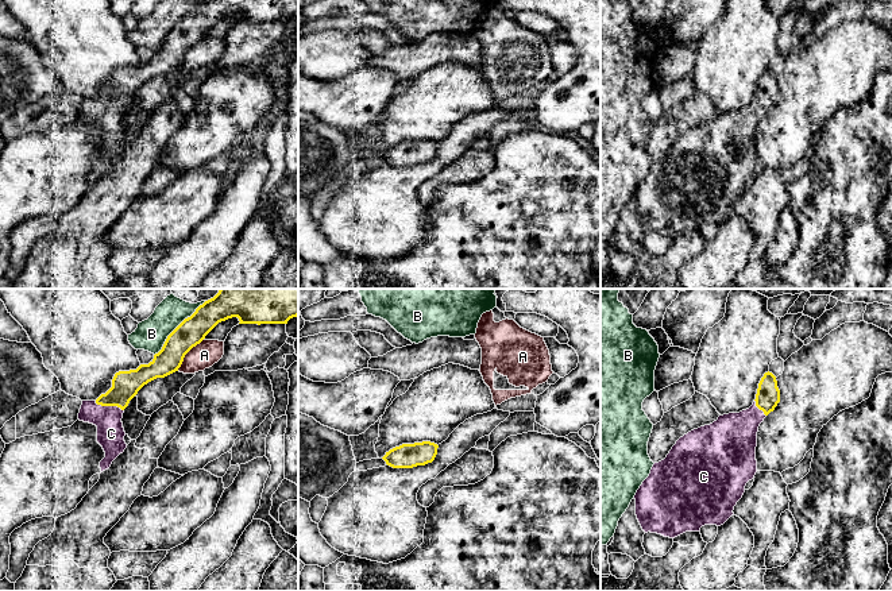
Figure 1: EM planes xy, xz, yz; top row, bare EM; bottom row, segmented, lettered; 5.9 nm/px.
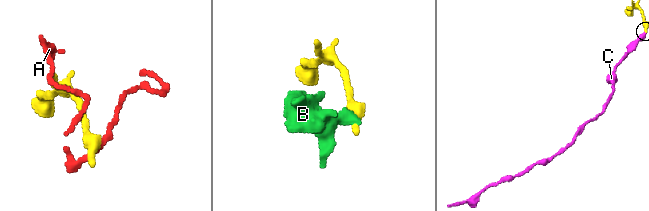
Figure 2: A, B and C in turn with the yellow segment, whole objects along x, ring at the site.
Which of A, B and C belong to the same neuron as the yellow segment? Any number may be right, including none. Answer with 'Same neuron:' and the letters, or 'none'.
Same neuron: C

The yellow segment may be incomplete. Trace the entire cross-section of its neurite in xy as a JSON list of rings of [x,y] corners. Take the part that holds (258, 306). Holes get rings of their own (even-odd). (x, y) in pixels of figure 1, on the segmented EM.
[[[220,289],[213,298],[200,305],[167,336],[162,349],[154,355],[148,364],[140,364],[136,370],[116,372],[112,387],[105,394],[101,394],[96,401],[82,401],[78,420],[97,426],[97,443],[105,452],[105,457],[100,461],[101,472],[108,470],[112,461],[127,448],[121,418],[130,401],[148,382],[178,371],[185,355],[200,344],[219,322],[238,317],[239,324],[287,324],[290,318],[297,316],[298,289]]]

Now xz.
[[[430,441],[402,444],[386,452],[382,457],[393,468],[413,468],[432,463],[439,445]]]

